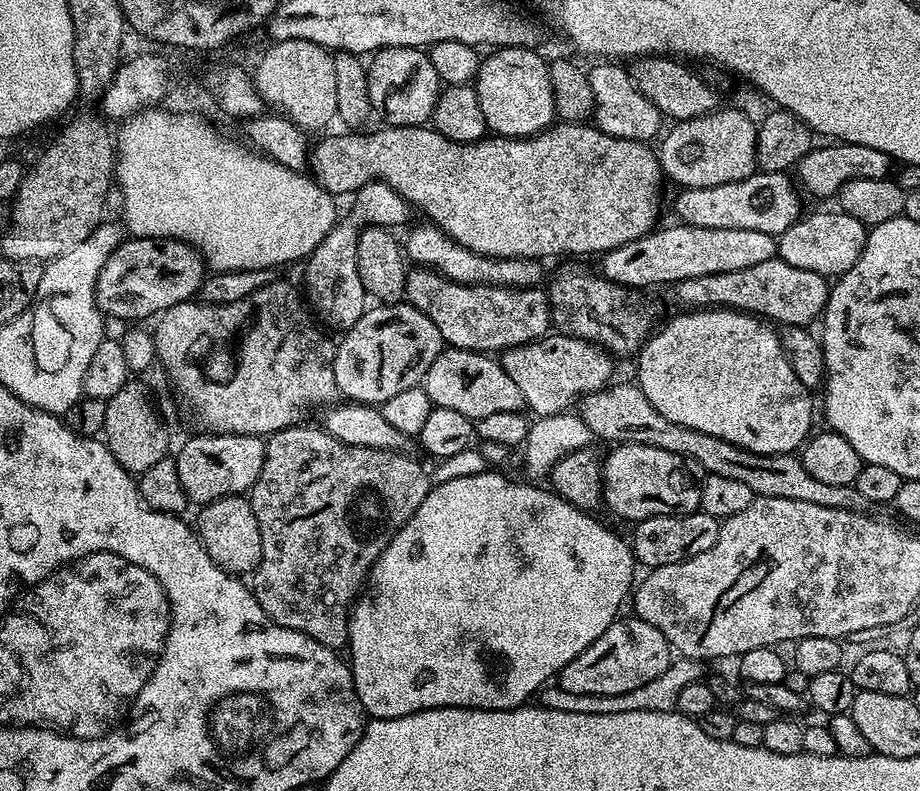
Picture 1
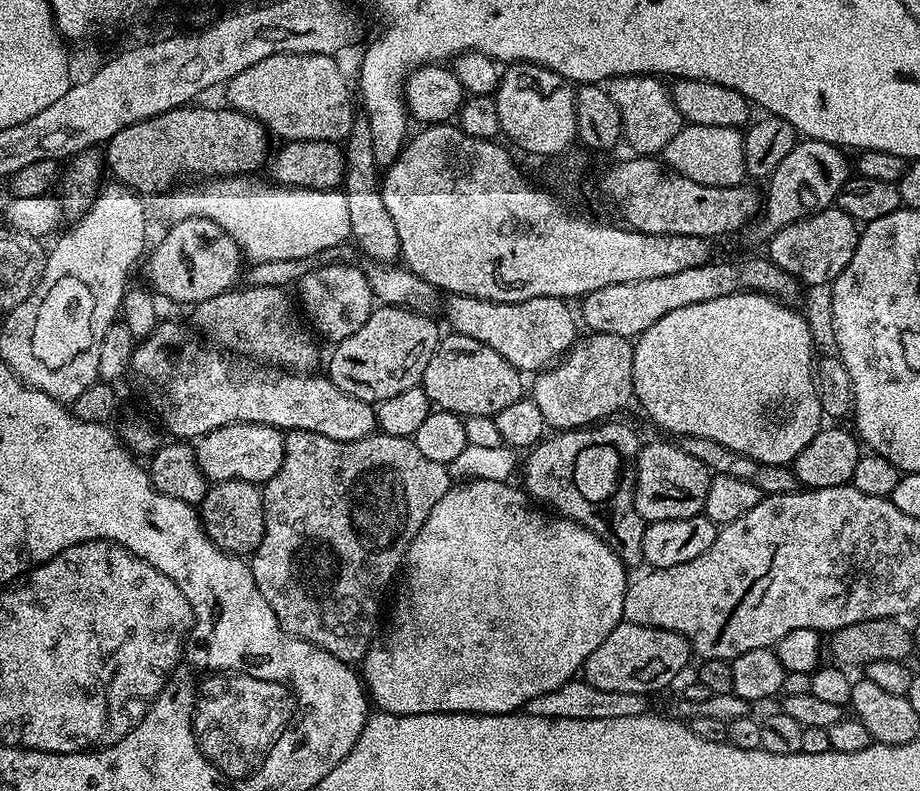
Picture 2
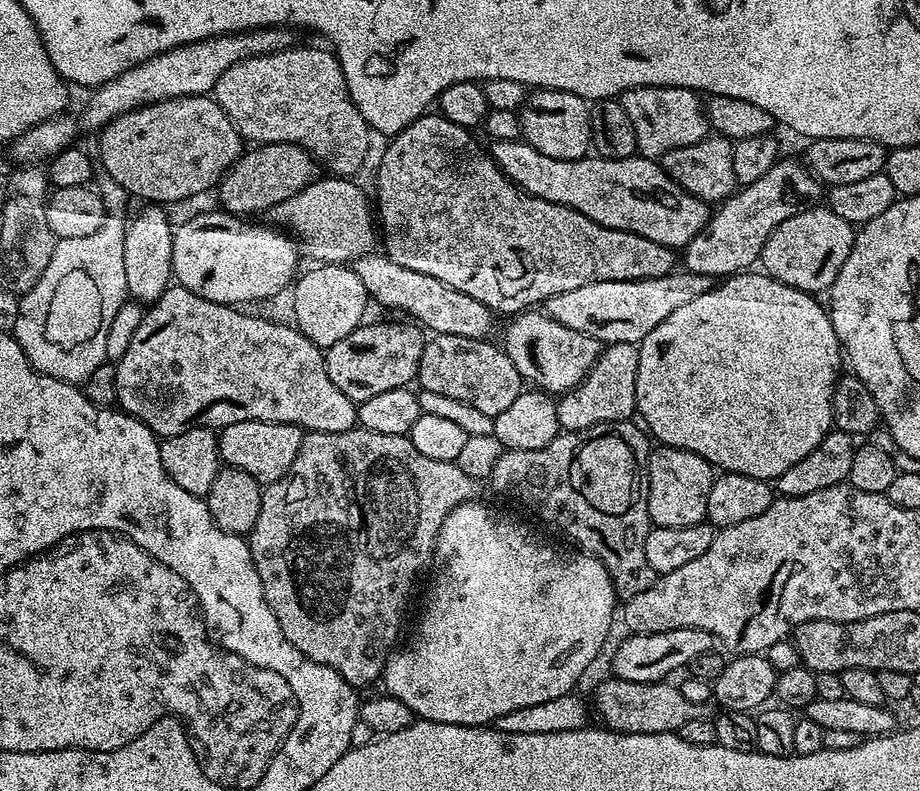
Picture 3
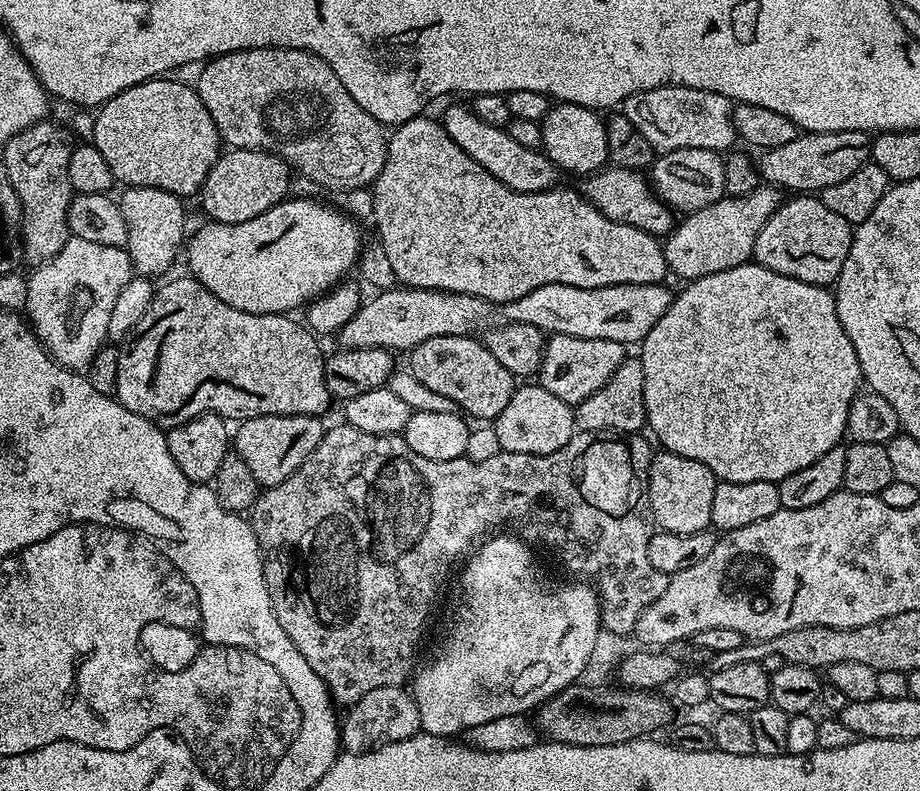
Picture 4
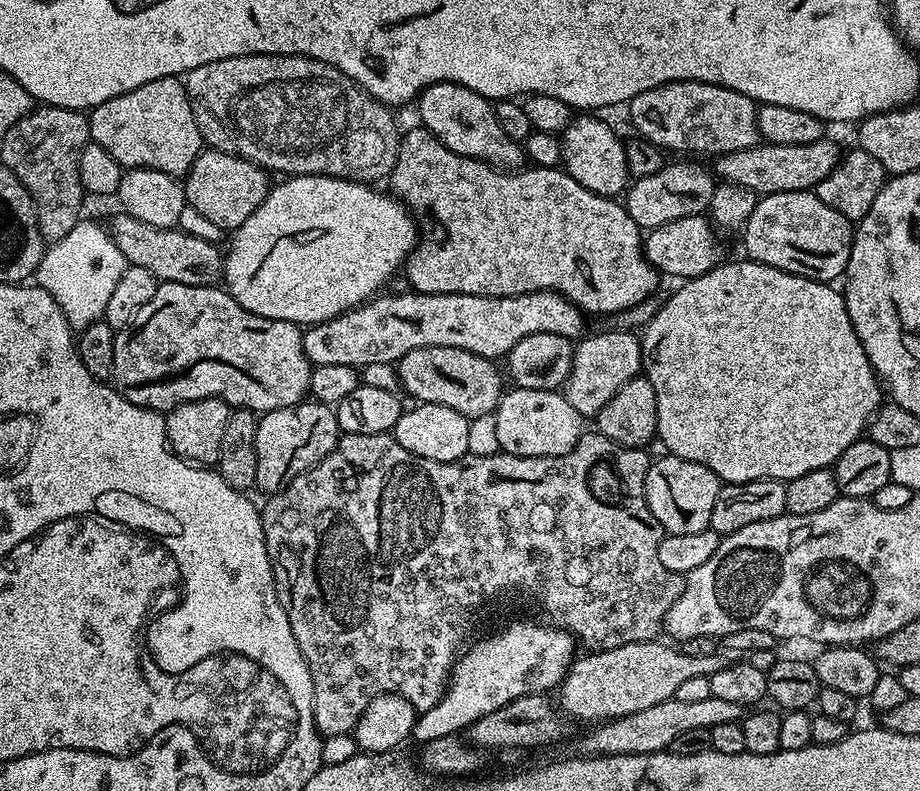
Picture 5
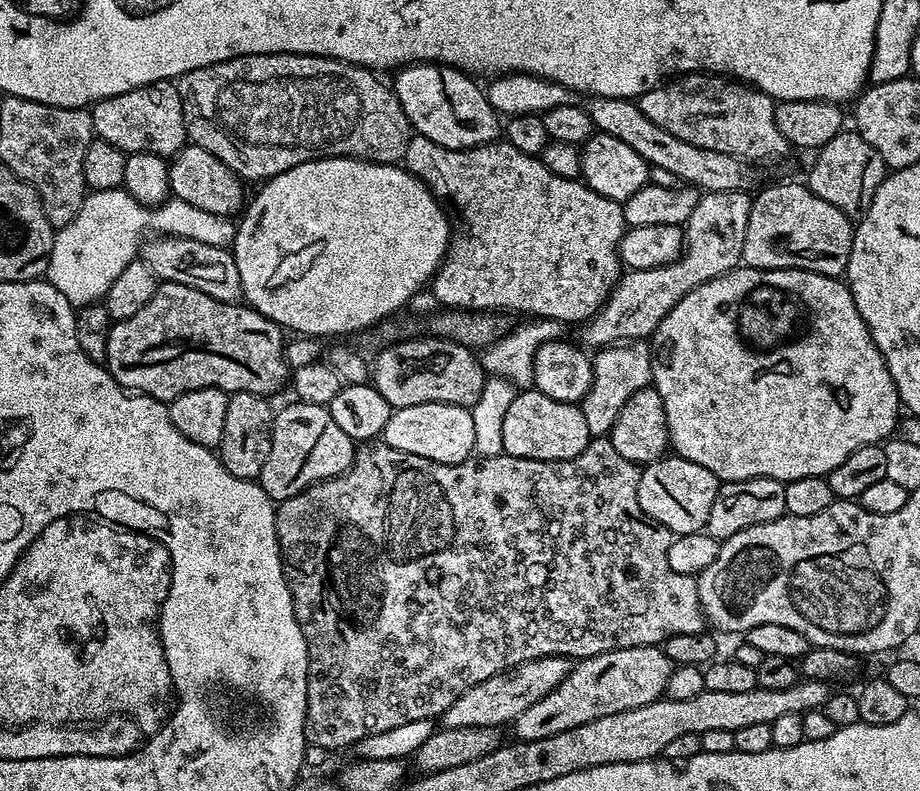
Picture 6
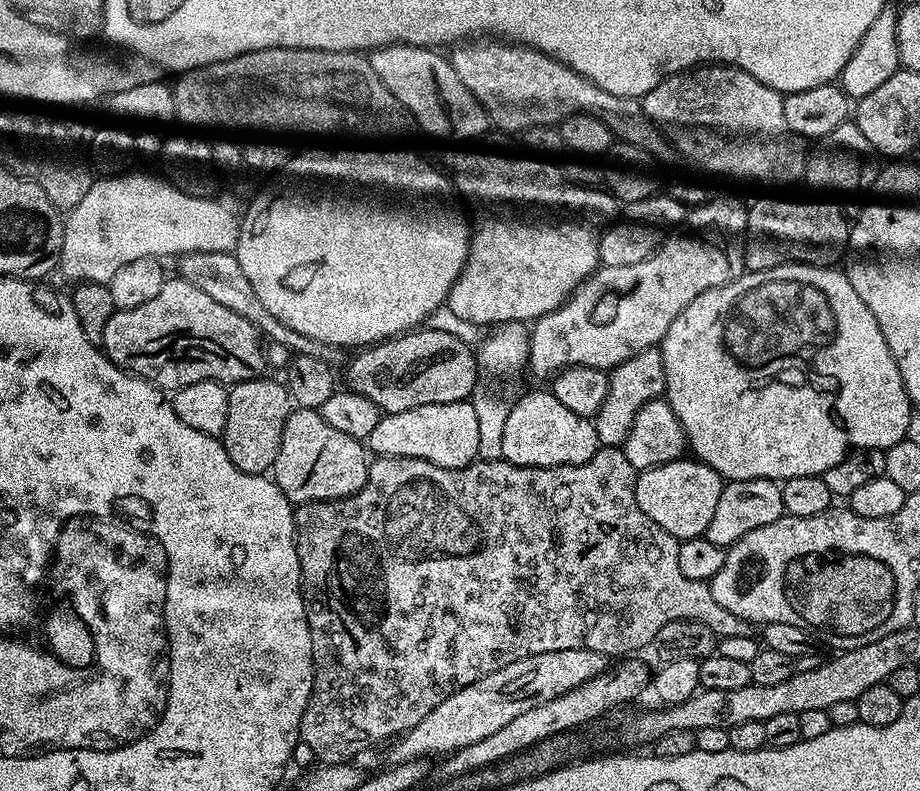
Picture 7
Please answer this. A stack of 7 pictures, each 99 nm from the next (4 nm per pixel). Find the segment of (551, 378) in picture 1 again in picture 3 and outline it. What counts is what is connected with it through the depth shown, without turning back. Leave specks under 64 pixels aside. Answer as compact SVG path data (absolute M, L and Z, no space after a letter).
M610 344L601 351L588 377L556 400L558 422L565 432L586 430L595 424L627 420L636 412L639 347L635 344Z

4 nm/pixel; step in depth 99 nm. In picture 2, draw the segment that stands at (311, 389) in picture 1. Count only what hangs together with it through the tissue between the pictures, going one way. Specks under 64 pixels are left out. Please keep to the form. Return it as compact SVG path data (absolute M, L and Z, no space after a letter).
M274 286L240 287L233 287L231 290L218 294L214 298L206 298L206 302L195 305L193 312L196 313L193 314L192 320L209 336L207 339L213 345L219 346L237 357L255 358L257 361L267 362L280 370L308 374L313 370L319 369L316 367L319 364L321 367L322 356L320 360L320 352L316 349L315 342L312 341L313 333L308 328L309 333L304 329L304 326L306 327L305 321L302 319L298 308L298 313L296 313L296 308L292 305L291 298L287 296L289 293L285 289L275 288Z

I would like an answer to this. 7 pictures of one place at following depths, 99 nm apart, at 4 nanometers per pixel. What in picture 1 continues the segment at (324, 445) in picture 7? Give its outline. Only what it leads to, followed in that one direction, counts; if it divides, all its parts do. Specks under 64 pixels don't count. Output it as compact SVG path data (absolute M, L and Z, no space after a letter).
M196 434L174 456L178 466L178 478L182 478L182 490L186 490L193 505L203 506L218 498L239 496L254 486L258 474L262 474L265 441L259 436L246 434Z

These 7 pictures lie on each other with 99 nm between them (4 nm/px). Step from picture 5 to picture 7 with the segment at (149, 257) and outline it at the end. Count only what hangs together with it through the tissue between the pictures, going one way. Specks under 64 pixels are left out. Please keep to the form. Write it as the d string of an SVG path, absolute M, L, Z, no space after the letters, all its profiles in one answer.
M232 252L185 254L179 257L175 264L177 270L180 271L177 272L179 279L198 286L198 290L206 290L206 294L210 294L210 298L214 298L214 302L218 302L221 306L226 306L226 310L234 310L234 314L246 318L246 322L254 325L267 339L269 336L278 347L289 348L289 353L292 354L307 349L304 348L306 346L309 347L310 341L307 336L300 336L298 330L290 330L290 326L278 322L278 318L274 318L274 314L270 314L270 310L266 310L266 306L262 306L262 298L258 298L258 294L254 294L254 286L250 286L250 278L246 278L246 273L242 270L238 258Z

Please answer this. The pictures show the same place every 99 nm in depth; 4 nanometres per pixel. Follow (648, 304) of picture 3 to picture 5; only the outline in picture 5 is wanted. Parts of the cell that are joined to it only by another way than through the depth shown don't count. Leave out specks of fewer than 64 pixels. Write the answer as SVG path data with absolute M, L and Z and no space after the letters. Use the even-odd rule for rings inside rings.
M409 290L377 295L366 304L321 324L303 329L304 353L314 366L350 366L365 370L371 364L395 365L410 350L450 346L470 350L496 362L530 334L558 334L576 338L585 331L580 307L558 292L527 292L517 296L426 294ZM584 319L584 320L583 320ZM581 331L581 332L580 332ZM580 332L580 333L579 333ZM577 335L577 336L576 336Z

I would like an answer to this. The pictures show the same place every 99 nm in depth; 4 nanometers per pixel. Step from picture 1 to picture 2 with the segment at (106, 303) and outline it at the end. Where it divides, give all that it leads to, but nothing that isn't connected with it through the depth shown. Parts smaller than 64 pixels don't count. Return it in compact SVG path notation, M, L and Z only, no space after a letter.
M201 216L178 220L171 226L173 228L157 242L156 249L153 252L151 249L146 256L149 280L147 283L157 297L163 298L165 296L166 299L173 300L176 304L195 306L206 302L206 298L214 298L218 294L229 291L239 281L236 280L239 276L241 279L240 260L242 261L242 253L234 242L234 238L229 232L222 230L222 226L218 226L214 221Z

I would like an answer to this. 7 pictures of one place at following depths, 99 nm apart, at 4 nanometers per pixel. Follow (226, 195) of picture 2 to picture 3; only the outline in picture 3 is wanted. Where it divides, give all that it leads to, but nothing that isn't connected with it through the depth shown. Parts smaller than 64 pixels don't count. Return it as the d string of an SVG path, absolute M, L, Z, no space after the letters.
M352 178L315 180L306 186L306 190L270 209L270 216L277 220L273 220L277 225L290 230L305 257L313 256L316 259L314 261L325 265L345 265L359 256L371 253L374 248L372 243L378 240L369 193L367 196L356 182Z

